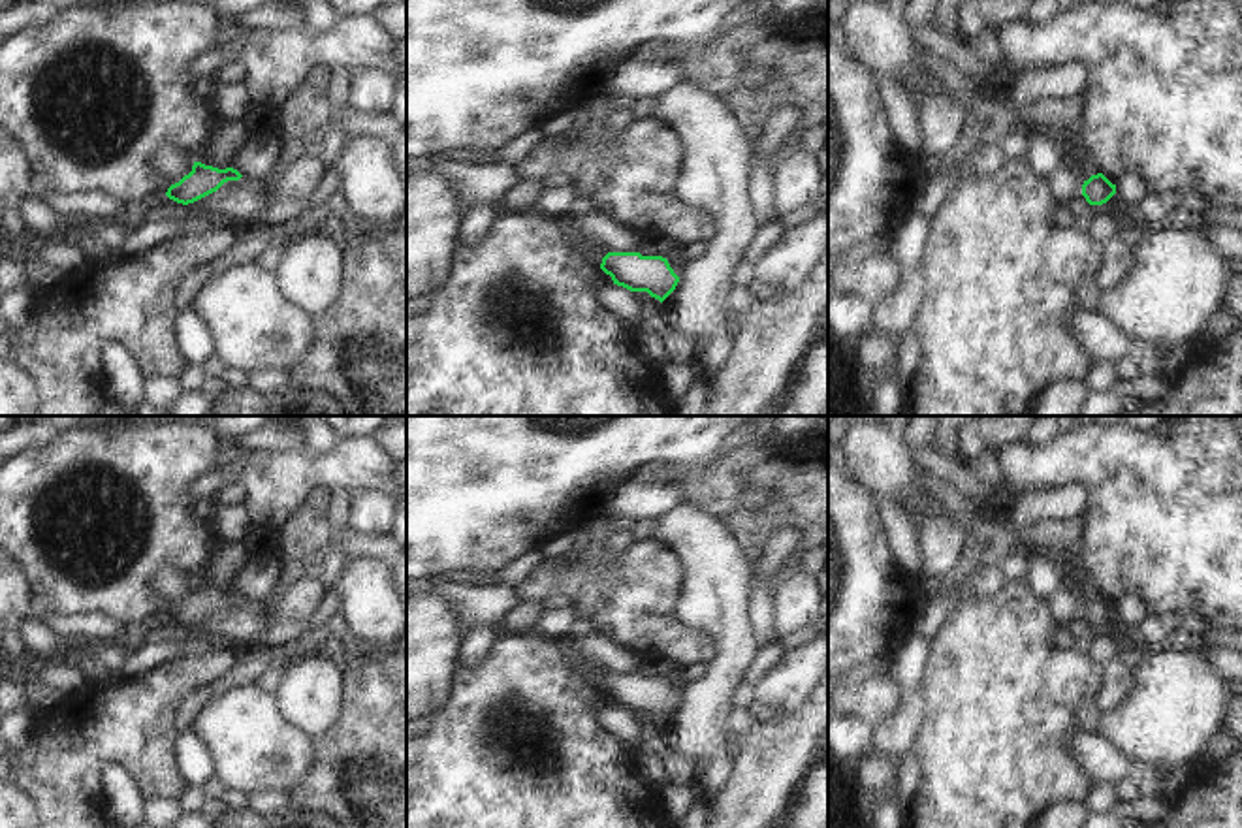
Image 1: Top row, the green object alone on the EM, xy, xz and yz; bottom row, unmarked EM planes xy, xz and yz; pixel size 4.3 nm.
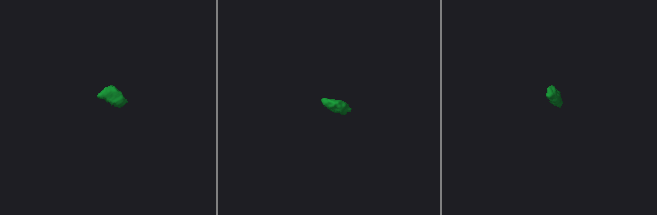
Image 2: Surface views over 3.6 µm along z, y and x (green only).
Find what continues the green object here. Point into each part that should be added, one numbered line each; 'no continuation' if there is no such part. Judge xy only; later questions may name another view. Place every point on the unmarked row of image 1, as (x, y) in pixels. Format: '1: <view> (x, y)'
1: xy (170, 586)

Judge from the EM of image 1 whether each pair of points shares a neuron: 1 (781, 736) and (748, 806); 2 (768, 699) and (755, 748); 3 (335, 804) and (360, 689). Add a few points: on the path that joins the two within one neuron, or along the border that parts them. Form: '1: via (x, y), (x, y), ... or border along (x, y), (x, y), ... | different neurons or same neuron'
1: via (764, 753), (748, 770), (748, 789) | same neuron
2: border along (802, 706), (791, 714), (753, 723) | different neurons
3: via (332, 776), (332, 755), (360, 727), (360, 717) | same neuron

